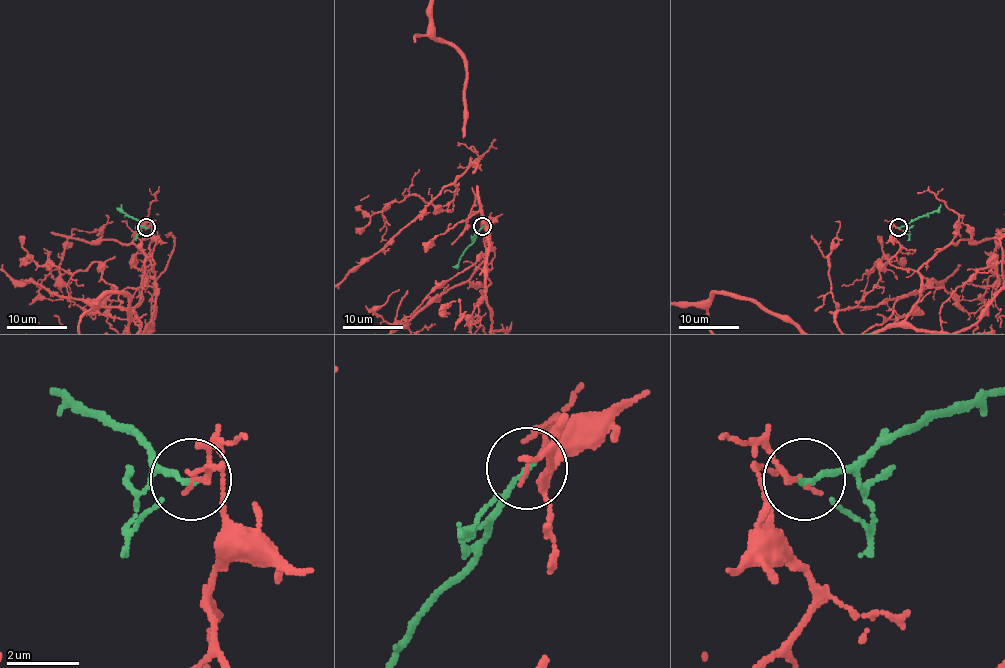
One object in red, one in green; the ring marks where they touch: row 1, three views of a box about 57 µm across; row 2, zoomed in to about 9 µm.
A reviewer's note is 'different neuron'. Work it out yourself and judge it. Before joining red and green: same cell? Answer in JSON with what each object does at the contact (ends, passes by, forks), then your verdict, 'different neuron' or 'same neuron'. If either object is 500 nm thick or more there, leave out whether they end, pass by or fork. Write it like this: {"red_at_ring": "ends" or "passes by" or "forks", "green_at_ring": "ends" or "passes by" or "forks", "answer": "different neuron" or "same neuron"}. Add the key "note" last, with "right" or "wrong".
{"red_at_ring": "ends", "green_at_ring": "ends", "answer": "different neuron", "note": "right"}

